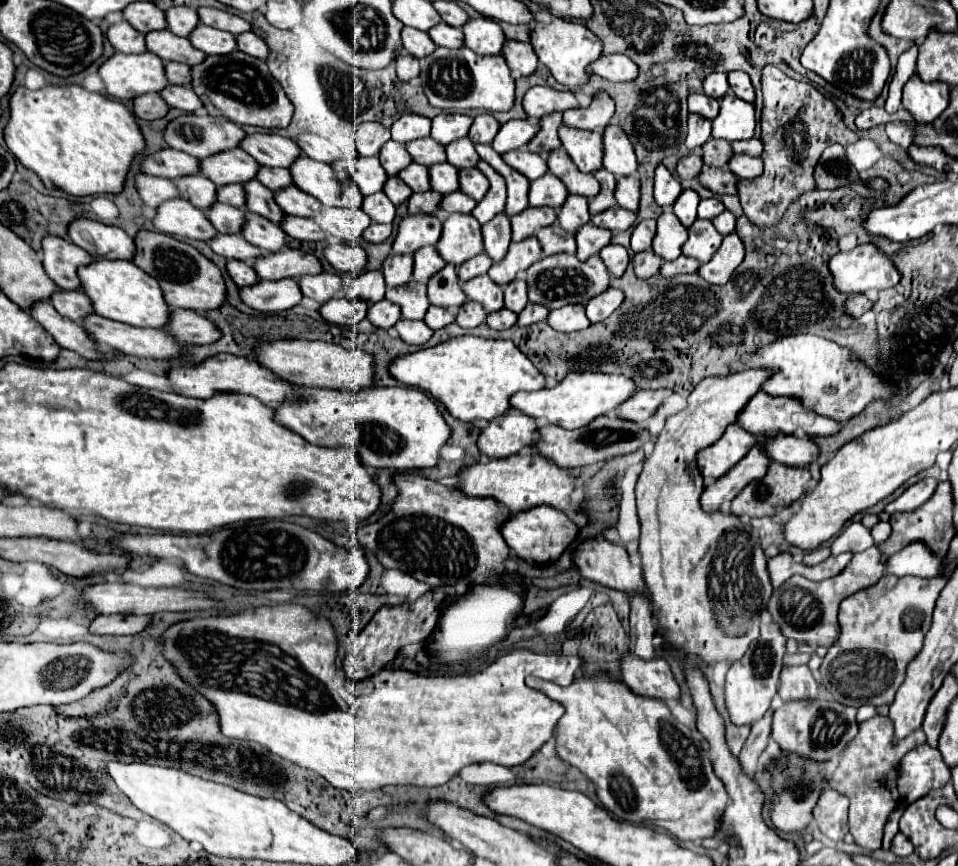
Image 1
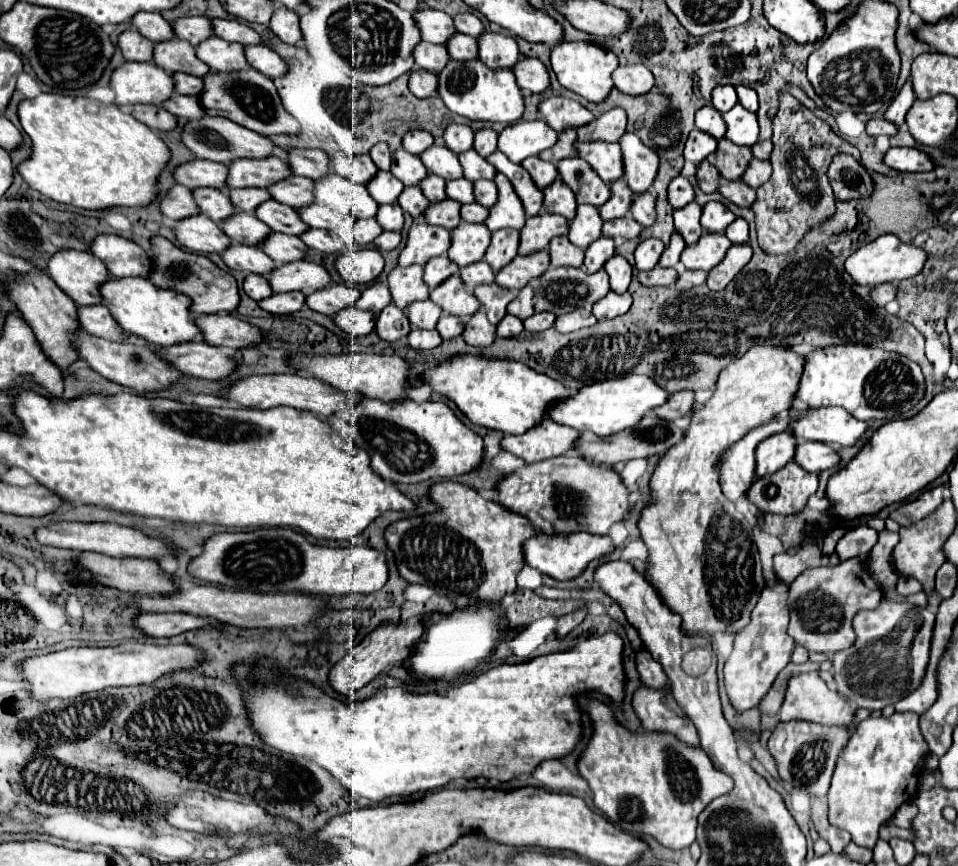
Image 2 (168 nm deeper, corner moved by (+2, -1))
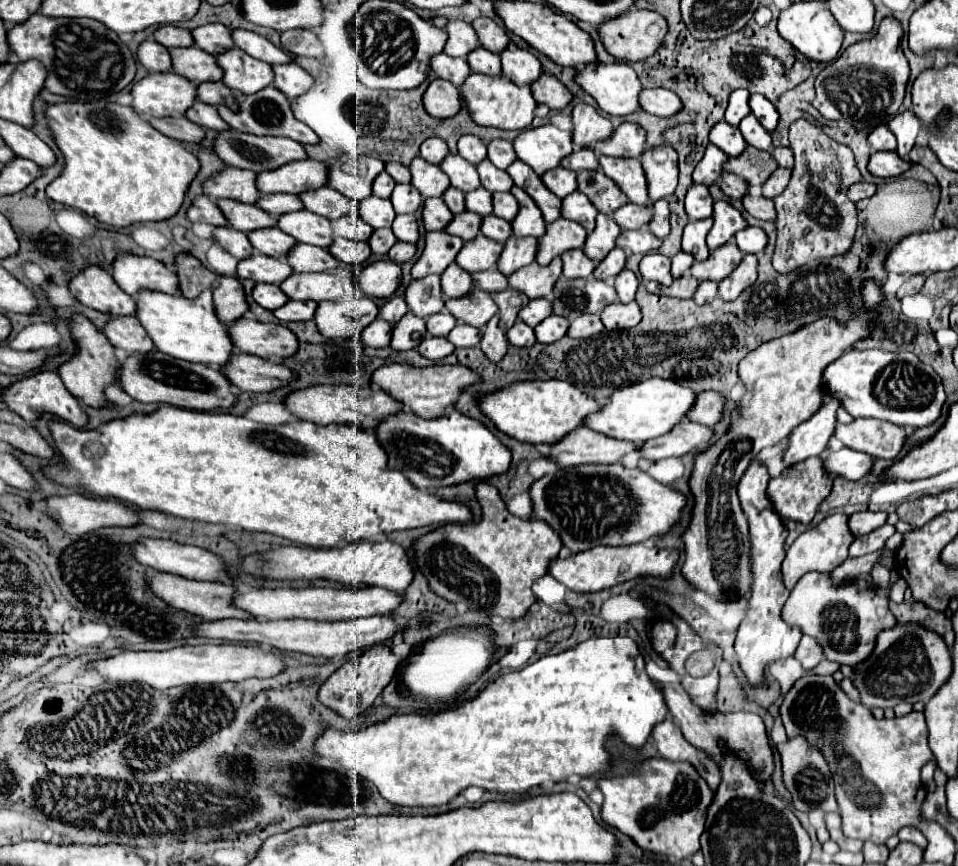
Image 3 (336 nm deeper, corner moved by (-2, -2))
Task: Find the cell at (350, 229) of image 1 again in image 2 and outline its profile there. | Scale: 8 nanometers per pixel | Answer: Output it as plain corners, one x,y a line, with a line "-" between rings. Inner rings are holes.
358,219
352,227
352,237
360,247
366,247
368,243
372,243
380,233
382,233
382,227
376,223
376,219

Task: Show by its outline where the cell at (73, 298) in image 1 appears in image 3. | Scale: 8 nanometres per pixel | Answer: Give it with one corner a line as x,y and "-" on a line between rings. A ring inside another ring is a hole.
134,316
128,318
112,318
106,328
104,334
110,338
114,348
120,348
128,354
138,352
138,354
150,354
154,350
154,342
152,338
146,334
146,330
142,328
140,320

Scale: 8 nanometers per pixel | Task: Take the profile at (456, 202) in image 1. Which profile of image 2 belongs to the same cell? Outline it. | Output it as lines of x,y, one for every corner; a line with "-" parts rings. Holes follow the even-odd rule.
466,203
462,205
460,209
460,215
464,221
470,221
470,223
482,223
484,217
488,217
488,209
478,205
478,203

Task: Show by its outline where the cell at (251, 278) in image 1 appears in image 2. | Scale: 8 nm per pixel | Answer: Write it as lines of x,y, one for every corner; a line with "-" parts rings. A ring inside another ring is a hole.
248,273
246,275
246,279
244,279
244,291
254,301
260,301
262,297
272,295
272,289
270,289
268,281
262,275
256,275
256,273

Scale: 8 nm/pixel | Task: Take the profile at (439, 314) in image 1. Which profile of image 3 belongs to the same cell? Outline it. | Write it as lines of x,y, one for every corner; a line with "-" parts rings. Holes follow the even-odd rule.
458,322
456,324
456,330
452,330
452,334
448,336
448,340
456,346
456,348
474,348
480,344
482,340
482,332
474,326
468,326
468,324
462,324

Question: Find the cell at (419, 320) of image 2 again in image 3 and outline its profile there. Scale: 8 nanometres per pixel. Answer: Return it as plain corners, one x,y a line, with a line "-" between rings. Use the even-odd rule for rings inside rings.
442,310
442,314
434,314
432,318
426,320
426,328
428,328
430,336
446,338
454,326
456,326
456,318
452,314
448,314
446,310

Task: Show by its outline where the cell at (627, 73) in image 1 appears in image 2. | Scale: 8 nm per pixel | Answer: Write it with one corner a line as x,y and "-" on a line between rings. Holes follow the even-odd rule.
642,63
618,65
618,69
612,73
612,81
622,93
628,93
628,95
648,93
654,85
652,73

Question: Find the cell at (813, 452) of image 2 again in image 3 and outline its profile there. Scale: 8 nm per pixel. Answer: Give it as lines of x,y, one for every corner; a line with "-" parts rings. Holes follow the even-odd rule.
842,448
838,452
824,454
824,466
832,476
844,476
848,480
860,480
872,470
874,458
870,454

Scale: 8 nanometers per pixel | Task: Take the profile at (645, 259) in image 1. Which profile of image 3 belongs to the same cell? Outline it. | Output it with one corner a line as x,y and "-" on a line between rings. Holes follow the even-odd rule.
684,274
684,278
678,278
674,280
672,286
658,286
654,282
650,282
646,286
652,294
658,294
658,296
670,296
670,298
680,298
680,300
688,300
694,296
696,288
698,288
698,282
690,276
690,274

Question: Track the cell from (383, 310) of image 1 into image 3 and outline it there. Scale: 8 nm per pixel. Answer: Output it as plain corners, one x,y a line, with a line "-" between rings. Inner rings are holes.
408,312
398,324
394,324
392,330
392,342
390,346
394,350
412,350
420,346
420,342
426,338
426,320
416,318
412,312

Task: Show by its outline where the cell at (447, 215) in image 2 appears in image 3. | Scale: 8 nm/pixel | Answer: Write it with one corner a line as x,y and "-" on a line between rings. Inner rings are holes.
464,212
464,214
456,214
454,220
448,226
448,234
462,238
464,242
474,240
480,232
480,224
482,224
482,216
472,214
472,212

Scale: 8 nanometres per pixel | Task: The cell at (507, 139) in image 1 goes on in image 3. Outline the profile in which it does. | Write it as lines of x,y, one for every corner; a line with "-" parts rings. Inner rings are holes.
552,124
528,128
514,140
514,150
522,162
542,176
544,172
558,168
560,162
574,152
572,132
560,130

